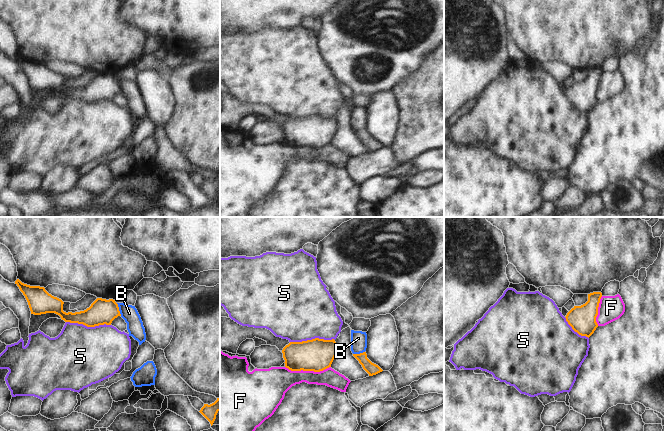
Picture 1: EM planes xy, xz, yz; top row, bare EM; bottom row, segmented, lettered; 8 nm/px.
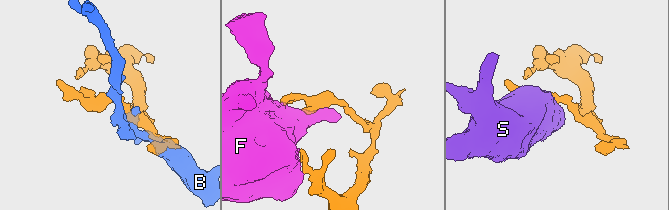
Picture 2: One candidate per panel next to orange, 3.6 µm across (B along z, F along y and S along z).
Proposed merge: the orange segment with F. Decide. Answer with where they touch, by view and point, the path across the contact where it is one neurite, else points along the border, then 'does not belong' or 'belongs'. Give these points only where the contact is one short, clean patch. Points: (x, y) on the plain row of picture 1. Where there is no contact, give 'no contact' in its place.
xz (308, 146) | along xz (285, 142), (291, 146), (314, 147), (322, 147), (330, 143) | does not belong

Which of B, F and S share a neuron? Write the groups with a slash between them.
B / F / S

